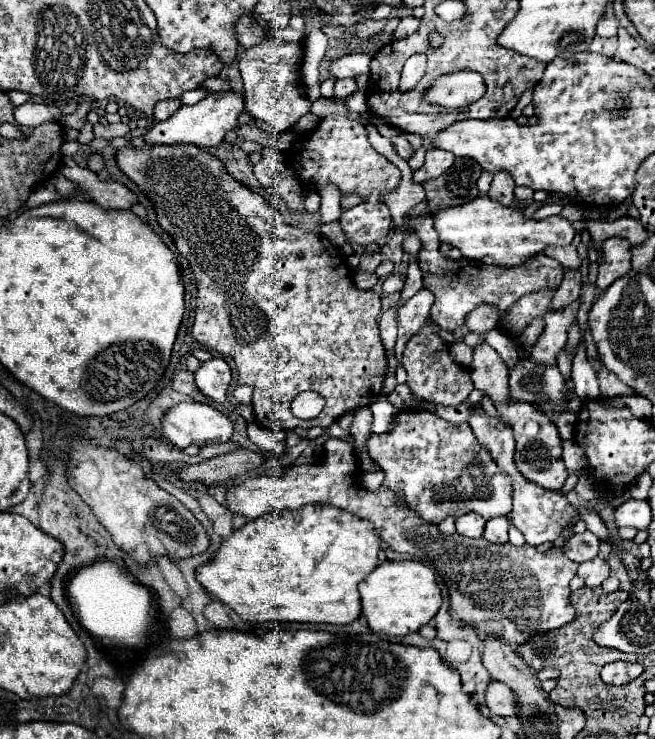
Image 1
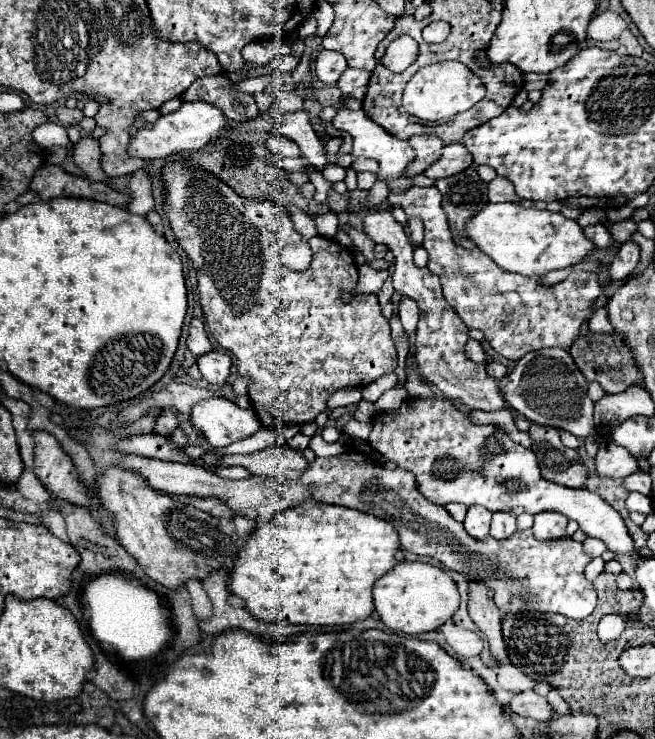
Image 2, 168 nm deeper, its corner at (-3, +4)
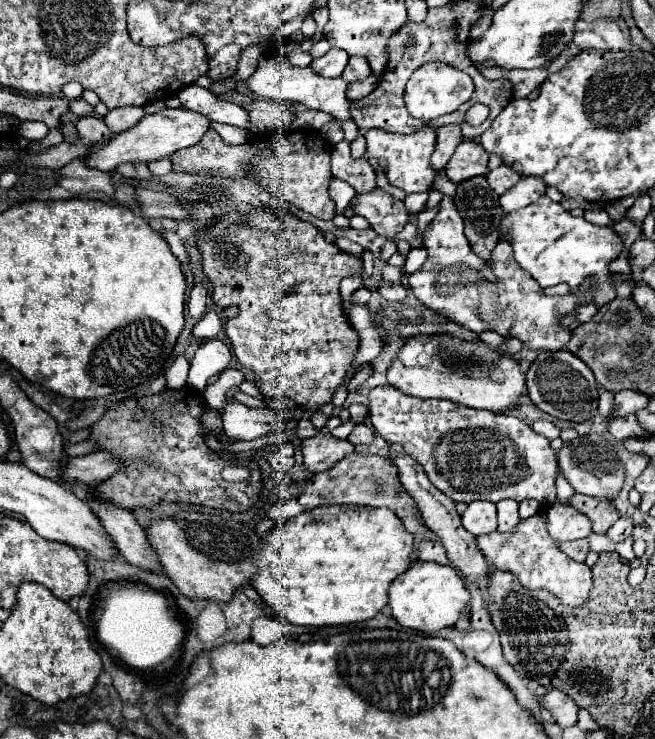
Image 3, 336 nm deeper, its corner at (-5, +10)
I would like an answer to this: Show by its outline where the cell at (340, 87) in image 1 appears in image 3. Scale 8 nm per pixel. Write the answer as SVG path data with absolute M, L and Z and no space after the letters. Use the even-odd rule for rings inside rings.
M352 56L352 58L348 60L346 70L342 72L342 78L344 78L346 82L354 82L354 80L364 80L364 78L368 78L370 74L372 74L372 70L368 68L368 62L366 62L364 58L360 58L360 56Z

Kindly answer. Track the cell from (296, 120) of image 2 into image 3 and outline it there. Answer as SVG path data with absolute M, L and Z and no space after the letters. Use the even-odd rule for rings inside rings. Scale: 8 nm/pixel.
M332 178L332 182L330 182L330 196L334 198L336 214L344 214L348 202L354 198L354 194L356 192L352 190L352 186L348 182Z

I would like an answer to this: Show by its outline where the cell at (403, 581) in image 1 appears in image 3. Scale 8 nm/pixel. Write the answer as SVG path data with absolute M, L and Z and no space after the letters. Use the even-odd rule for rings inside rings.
M416 560L404 574L400 574L390 586L390 610L396 622L404 628L420 632L438 632L446 626L454 626L462 612L470 606L470 592L464 586L458 570L442 566L438 562Z

